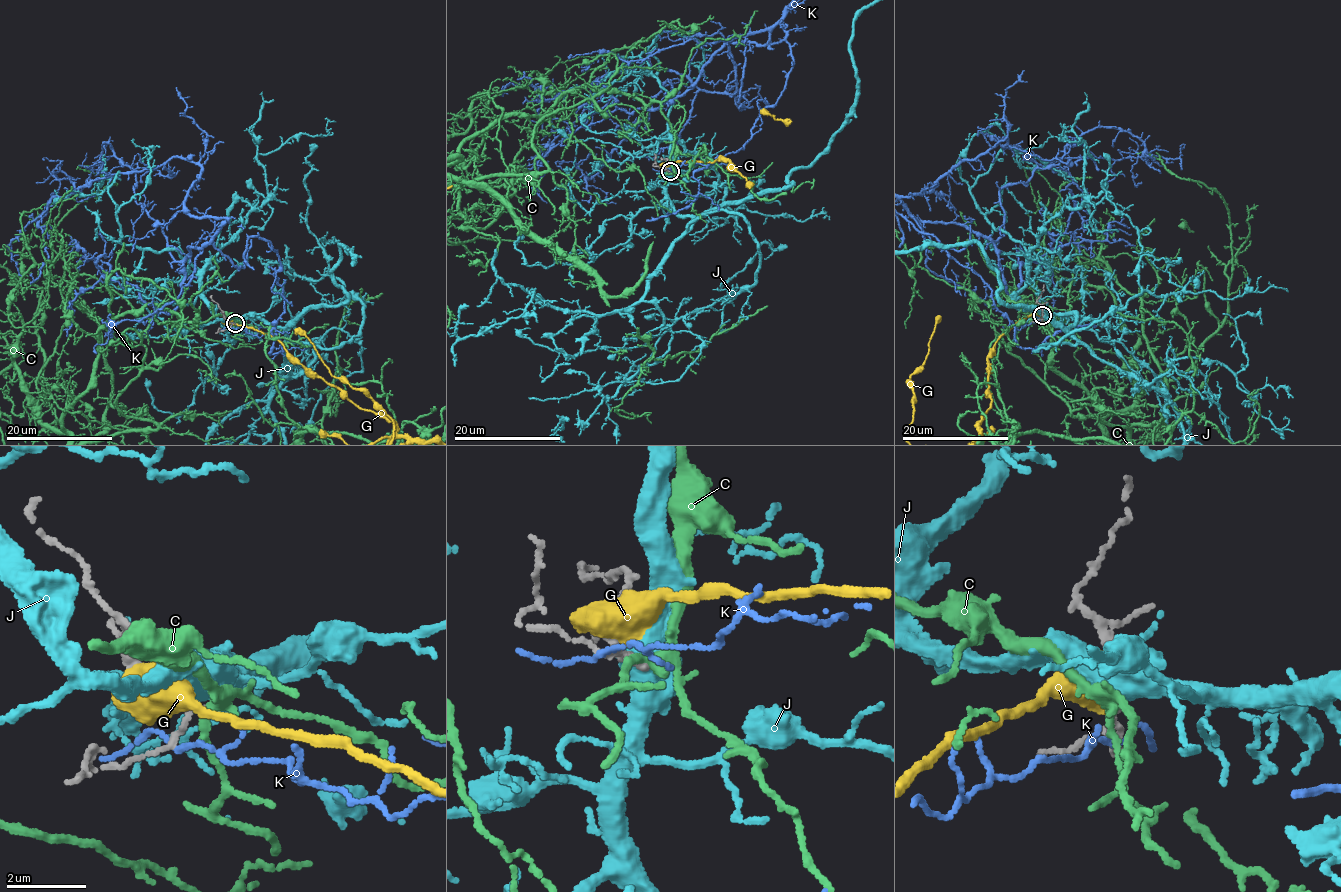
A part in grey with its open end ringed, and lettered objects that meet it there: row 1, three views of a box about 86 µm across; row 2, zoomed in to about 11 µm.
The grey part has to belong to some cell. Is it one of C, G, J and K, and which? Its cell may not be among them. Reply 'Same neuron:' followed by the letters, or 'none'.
Same neuron: none

